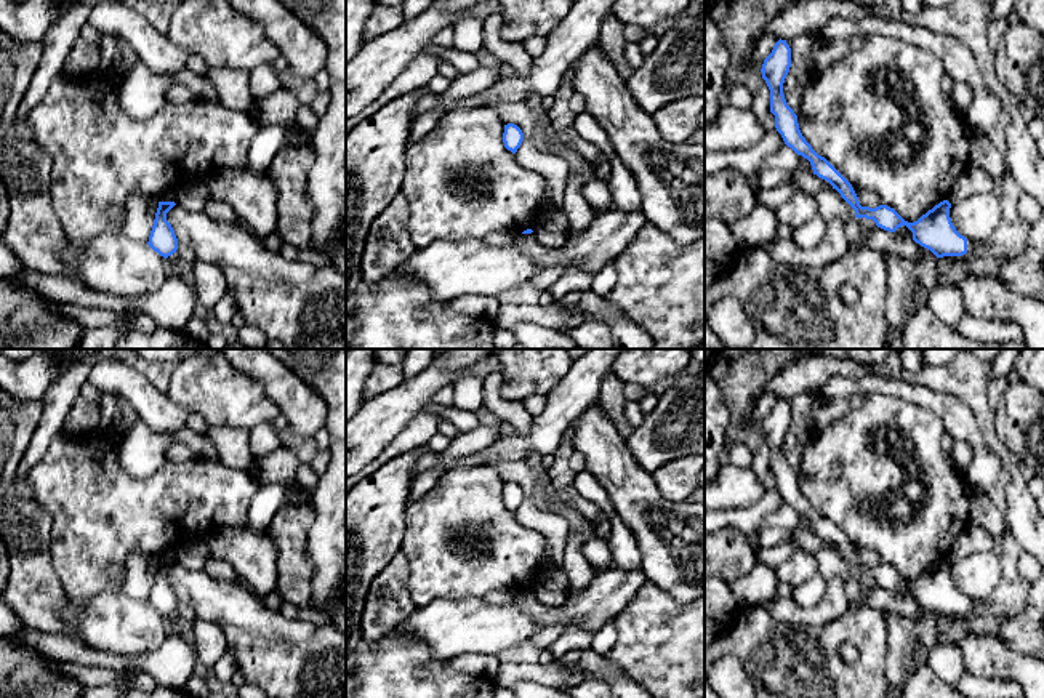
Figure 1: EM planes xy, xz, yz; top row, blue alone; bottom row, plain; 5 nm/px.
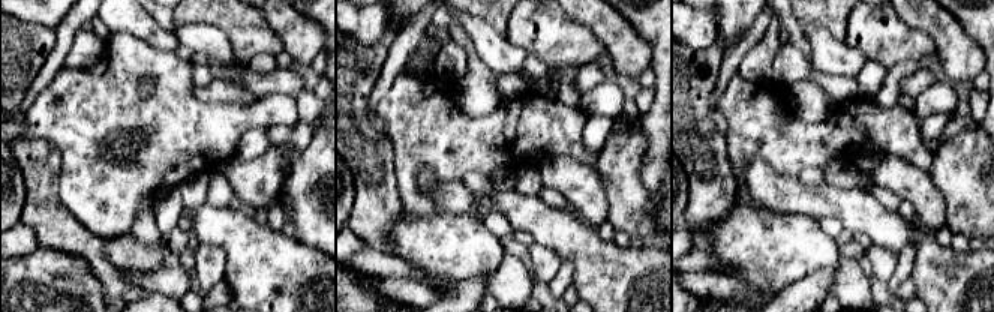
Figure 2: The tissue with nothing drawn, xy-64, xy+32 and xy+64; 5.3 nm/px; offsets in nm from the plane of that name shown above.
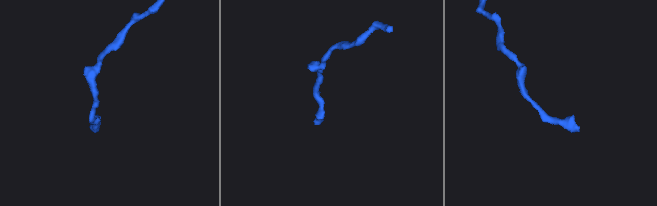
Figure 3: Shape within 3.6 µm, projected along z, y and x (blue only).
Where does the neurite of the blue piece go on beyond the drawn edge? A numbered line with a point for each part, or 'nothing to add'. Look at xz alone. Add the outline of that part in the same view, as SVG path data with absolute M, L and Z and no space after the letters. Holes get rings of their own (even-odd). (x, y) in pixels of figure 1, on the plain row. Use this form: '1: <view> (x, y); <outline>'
nothing to add

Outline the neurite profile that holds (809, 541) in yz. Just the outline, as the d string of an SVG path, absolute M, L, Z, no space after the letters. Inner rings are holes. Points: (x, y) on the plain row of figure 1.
M796 528L788 536L786 541L791 541L796 546L799 546L801 549L805 549L810 552L813 552L815 549L823 548L823 546L833 548L833 544L828 540L818 536L817 533L809 533L809 532L801 530L801 528Z

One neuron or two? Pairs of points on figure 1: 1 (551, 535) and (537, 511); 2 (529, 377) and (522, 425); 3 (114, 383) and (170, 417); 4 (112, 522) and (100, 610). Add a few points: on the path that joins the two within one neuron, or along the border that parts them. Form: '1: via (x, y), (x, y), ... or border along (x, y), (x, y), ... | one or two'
1: via (551, 529), (540, 517) | one
2: border along (500, 370), (501, 396), (522, 402) | two
3: via (128, 383), (156, 409) | one
4: border along (120, 589), (100, 593), (85, 601), (68, 597) | two

